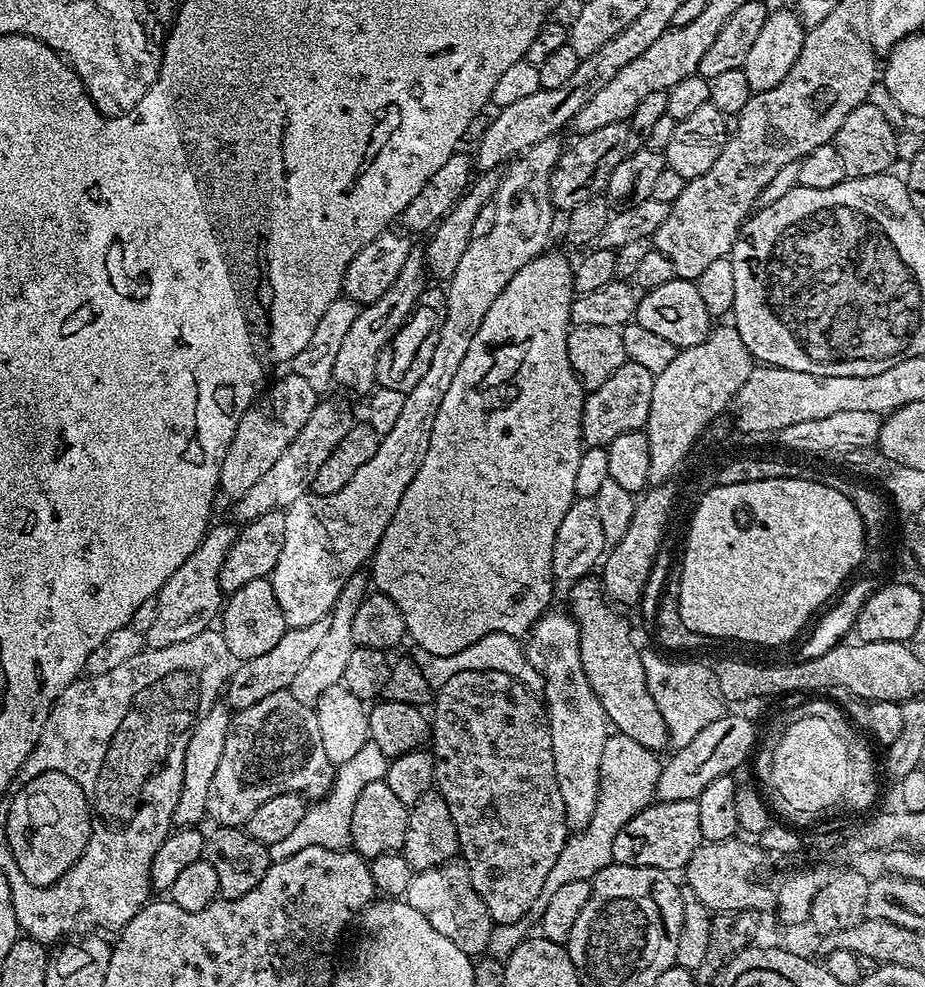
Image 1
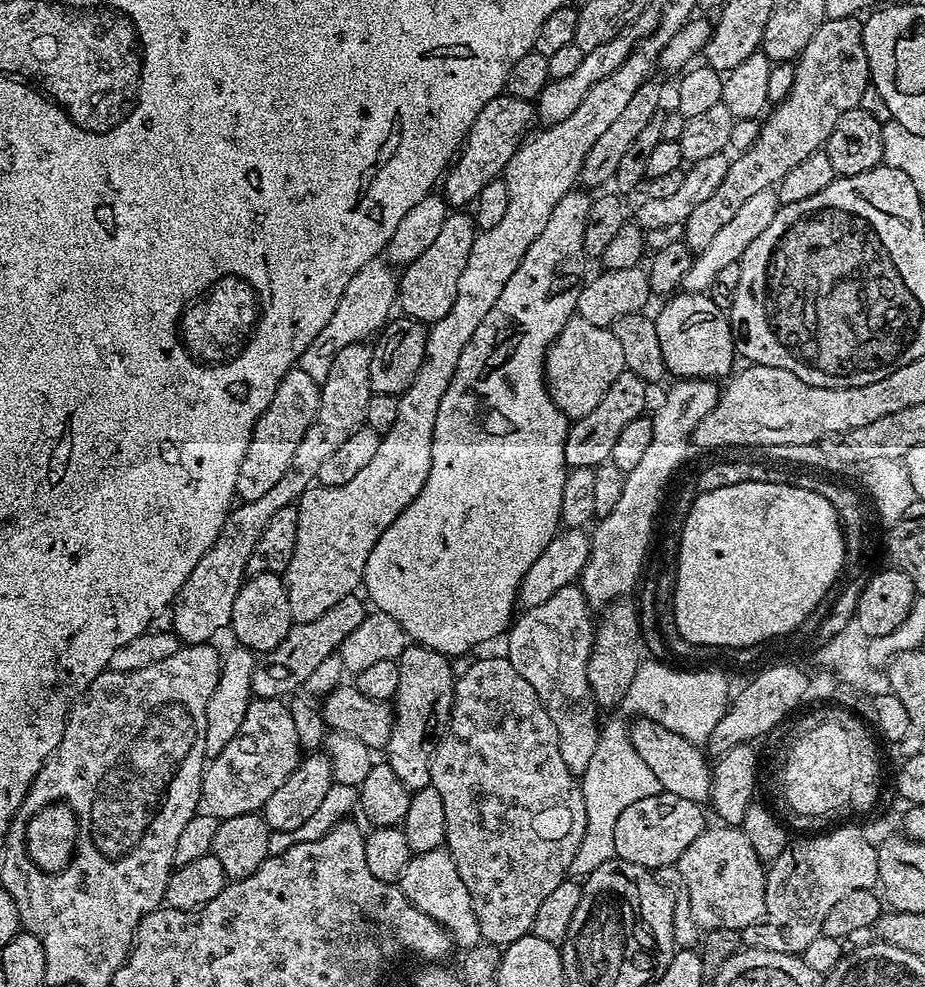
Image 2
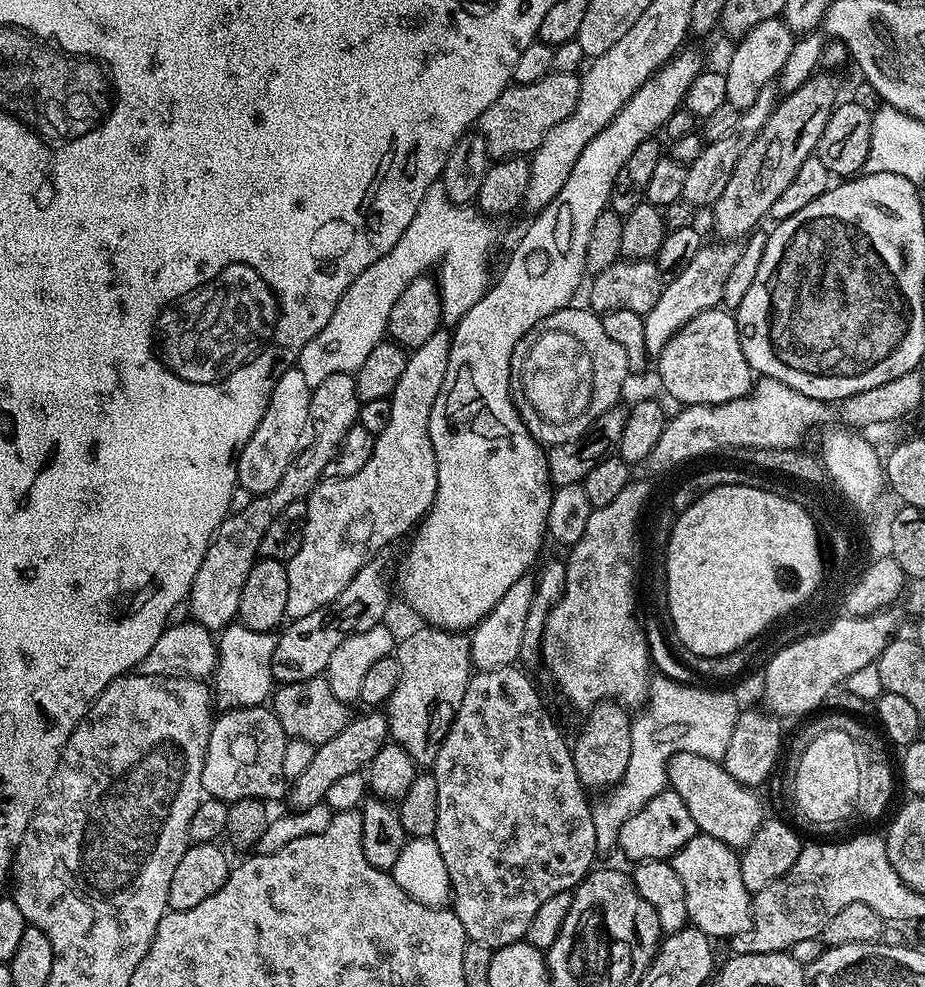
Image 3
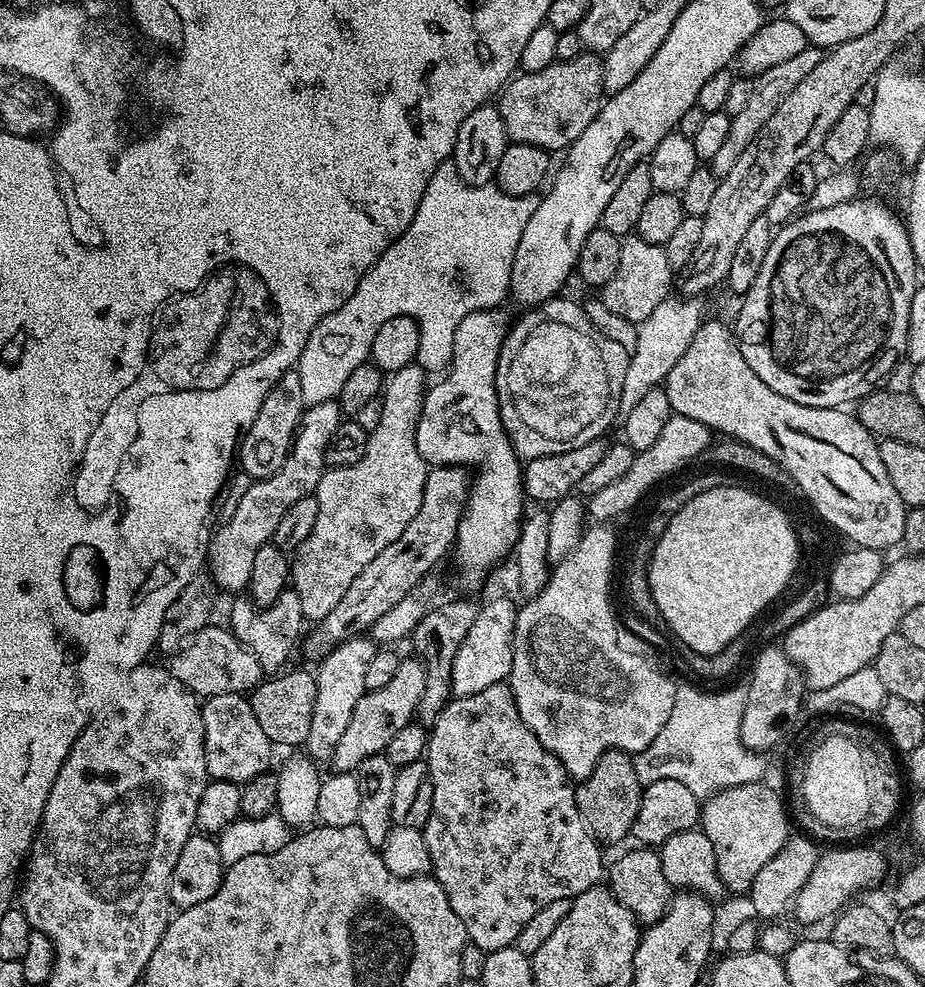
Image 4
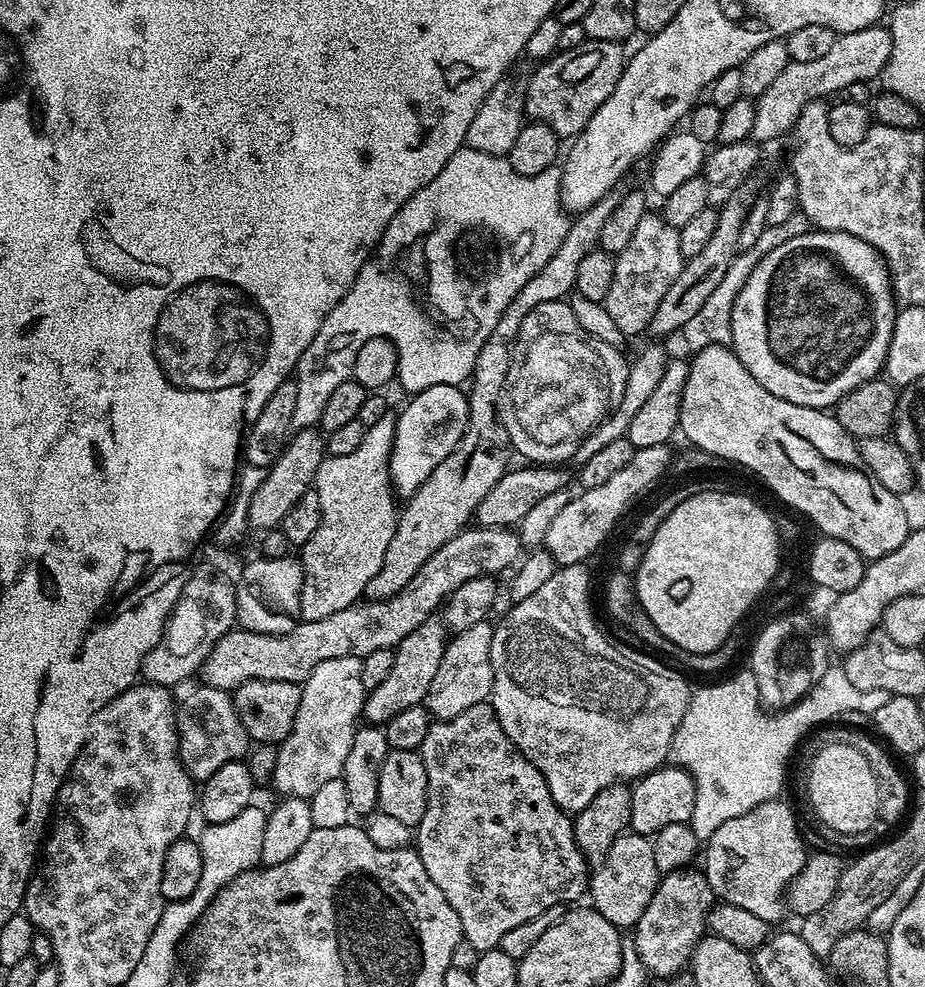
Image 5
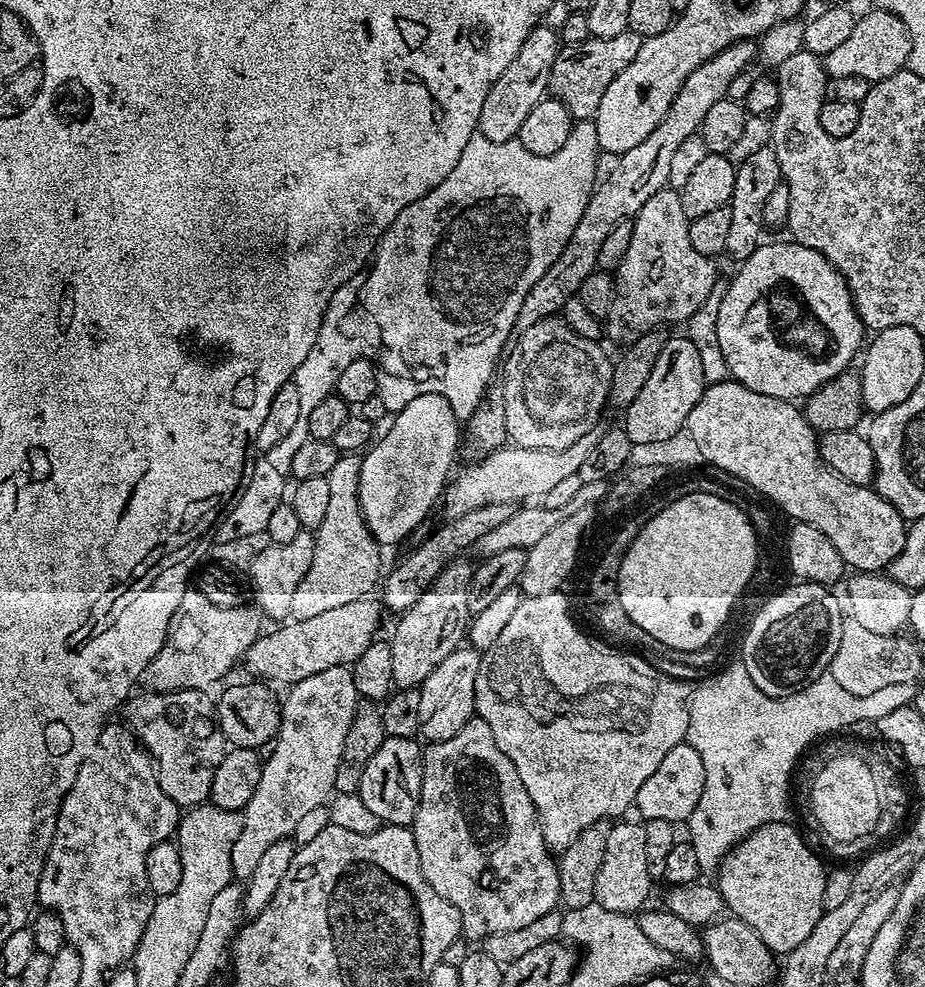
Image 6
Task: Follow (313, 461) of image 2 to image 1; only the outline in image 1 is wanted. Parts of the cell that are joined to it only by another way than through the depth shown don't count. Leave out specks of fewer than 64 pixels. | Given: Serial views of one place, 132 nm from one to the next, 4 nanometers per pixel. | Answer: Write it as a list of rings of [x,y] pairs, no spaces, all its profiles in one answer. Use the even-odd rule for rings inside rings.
[[[413,250],[410,258],[406,258],[406,266],[402,266],[397,280],[390,285],[390,290],[378,298],[378,302],[366,304],[360,308],[358,318],[350,325],[346,338],[342,338],[342,346],[338,350],[338,358],[334,358],[333,381],[337,385],[349,388],[352,392],[368,394],[377,387],[376,367],[378,354],[398,334],[398,330],[408,320],[408,315],[416,309],[416,303],[425,288],[429,287],[430,277],[426,267],[426,260],[419,251]],[[213,523],[200,543],[200,548],[194,550],[194,554],[190,554],[190,558],[186,558],[186,562],[182,562],[182,566],[170,574],[170,578],[166,578],[154,597],[157,612],[152,616],[148,630],[143,633],[148,648],[165,648],[174,646],[174,642],[186,642],[186,638],[207,632],[217,623],[226,599],[225,593],[220,591],[218,574],[238,535],[237,525],[232,524]]]

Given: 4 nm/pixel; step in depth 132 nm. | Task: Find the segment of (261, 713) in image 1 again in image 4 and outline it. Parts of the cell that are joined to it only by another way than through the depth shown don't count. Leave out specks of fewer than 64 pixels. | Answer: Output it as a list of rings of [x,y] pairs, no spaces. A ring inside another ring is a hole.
[[[231,692],[209,696],[203,701],[200,713],[202,722],[208,722],[204,728],[204,736],[210,740],[220,740],[220,756],[226,756],[226,782],[244,785],[250,778],[258,778],[258,774],[269,771],[272,765],[274,745],[266,738],[262,726],[258,726],[258,718],[254,718],[252,701],[247,695]]]

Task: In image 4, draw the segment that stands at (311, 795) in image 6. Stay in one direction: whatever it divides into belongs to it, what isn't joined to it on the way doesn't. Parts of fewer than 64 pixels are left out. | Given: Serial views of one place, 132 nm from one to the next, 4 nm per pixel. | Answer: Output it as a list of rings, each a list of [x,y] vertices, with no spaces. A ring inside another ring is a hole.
[[[363,635],[353,636],[350,640],[343,640],[334,651],[319,661],[320,672],[315,673],[314,714],[310,720],[306,741],[307,755],[314,761],[331,761],[338,746],[338,738],[342,738],[354,714],[354,706],[358,706],[358,698],[362,698],[362,694],[366,691],[366,669],[377,650],[377,645],[371,639]]]

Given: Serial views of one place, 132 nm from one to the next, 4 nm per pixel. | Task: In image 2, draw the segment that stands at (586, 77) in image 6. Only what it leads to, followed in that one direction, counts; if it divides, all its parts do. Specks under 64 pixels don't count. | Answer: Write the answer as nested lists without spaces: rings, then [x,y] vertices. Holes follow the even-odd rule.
[[[501,94],[490,98],[490,102],[482,106],[478,118],[474,118],[474,126],[470,126],[462,151],[455,157],[442,180],[442,195],[447,200],[449,209],[467,209],[478,198],[478,194],[482,194],[482,186],[503,173],[510,158],[514,158],[520,145],[533,131],[532,124],[534,125],[533,101]]]

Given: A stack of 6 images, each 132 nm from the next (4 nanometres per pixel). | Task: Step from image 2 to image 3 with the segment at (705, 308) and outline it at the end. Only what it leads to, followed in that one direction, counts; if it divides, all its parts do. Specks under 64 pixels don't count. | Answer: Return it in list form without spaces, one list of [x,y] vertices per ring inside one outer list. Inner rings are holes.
[[[717,306],[698,314],[666,342],[666,346],[655,357],[654,368],[660,375],[660,384],[677,400],[677,405],[690,404],[725,404],[747,396],[752,391],[754,373],[746,362],[746,354],[742,354],[740,331],[736,328],[736,318],[731,311]]]

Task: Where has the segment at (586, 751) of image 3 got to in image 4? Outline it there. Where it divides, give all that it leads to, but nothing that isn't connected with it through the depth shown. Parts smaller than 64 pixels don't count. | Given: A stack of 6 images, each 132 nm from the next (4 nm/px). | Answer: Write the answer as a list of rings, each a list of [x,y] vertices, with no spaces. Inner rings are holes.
[[[611,748],[602,754],[602,758],[598,758],[598,766],[594,766],[592,773],[575,785],[578,810],[601,845],[629,839],[644,793],[640,776],[641,769],[636,767],[635,759],[629,753]]]

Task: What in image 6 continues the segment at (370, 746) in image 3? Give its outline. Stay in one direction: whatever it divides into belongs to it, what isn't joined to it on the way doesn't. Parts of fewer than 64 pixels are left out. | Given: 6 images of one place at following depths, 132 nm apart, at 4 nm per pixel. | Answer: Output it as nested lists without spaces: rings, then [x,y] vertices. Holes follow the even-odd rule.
[[[464,558],[453,560],[442,570],[439,578],[424,591],[422,598],[418,598],[418,602],[414,602],[414,606],[406,609],[397,619],[400,621],[397,622],[392,636],[390,635],[390,643],[394,650],[394,685],[397,689],[419,688],[426,678],[430,678],[434,666],[438,666],[438,662],[442,662],[446,658],[446,654],[450,654],[465,643],[470,623],[468,591],[472,581],[472,569],[473,565],[467,564]]]

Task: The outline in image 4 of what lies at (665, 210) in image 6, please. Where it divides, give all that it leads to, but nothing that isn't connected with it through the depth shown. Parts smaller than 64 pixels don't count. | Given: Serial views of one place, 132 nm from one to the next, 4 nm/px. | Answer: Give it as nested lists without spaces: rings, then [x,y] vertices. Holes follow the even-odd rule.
[[[635,234],[627,237],[621,243],[620,257],[618,258],[618,270],[614,270],[614,278],[610,278],[610,282],[606,282],[602,291],[599,293],[598,299],[609,308],[614,314],[626,318],[630,323],[640,325],[646,318],[650,318],[650,314],[654,314],[654,310],[658,310],[658,306],[662,301],[669,299],[671,290],[674,288],[674,280],[672,284],[672,276],[674,270],[670,266],[670,262],[666,262],[666,254],[663,247],[659,244],[651,244],[646,242],[641,236]]]

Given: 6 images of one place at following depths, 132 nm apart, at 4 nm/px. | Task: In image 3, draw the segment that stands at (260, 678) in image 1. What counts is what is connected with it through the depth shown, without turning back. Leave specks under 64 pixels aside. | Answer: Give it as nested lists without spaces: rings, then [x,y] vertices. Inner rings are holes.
[[[384,554],[375,556],[369,564],[362,566],[362,570],[358,570],[358,574],[354,574],[354,582],[350,582],[350,586],[346,586],[334,602],[322,606],[322,610],[314,610],[314,614],[306,614],[306,618],[291,621],[277,635],[272,659],[273,681],[293,684],[321,675],[327,669],[330,654],[338,650],[343,640],[350,638],[350,634],[362,634],[362,630],[370,630],[385,619],[384,615],[388,612],[388,579],[394,576],[393,569],[392,572],[388,569],[386,557]]]

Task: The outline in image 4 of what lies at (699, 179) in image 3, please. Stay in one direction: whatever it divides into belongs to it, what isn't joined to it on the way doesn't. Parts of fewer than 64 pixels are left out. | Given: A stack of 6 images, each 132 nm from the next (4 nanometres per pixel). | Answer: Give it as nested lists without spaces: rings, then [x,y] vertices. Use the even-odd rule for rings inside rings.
[[[810,46],[806,50],[802,50],[802,54],[766,70],[759,76],[758,83],[750,94],[750,99],[746,101],[746,107],[737,116],[732,117],[730,135],[726,138],[726,143],[718,149],[718,154],[714,154],[714,158],[710,161],[710,167],[717,177],[724,176],[732,169],[734,162],[738,162],[738,158],[742,158],[742,150],[746,150],[746,146],[750,146],[750,142],[754,142],[758,138],[762,126],[766,126],[766,122],[770,122],[770,114],[774,114],[774,110],[778,110],[778,106],[782,106],[782,98],[786,98],[818,66],[821,57],[821,49]]]

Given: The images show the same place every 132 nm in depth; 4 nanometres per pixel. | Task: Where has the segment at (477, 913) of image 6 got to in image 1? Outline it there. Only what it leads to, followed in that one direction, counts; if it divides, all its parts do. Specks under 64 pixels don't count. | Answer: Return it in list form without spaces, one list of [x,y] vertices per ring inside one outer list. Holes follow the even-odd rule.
[[[462,670],[446,678],[430,711],[430,751],[436,760],[434,788],[450,806],[450,818],[458,830],[459,855],[470,870],[478,898],[490,910],[493,925],[523,921],[527,912],[537,907],[546,874],[570,840],[566,806],[554,774],[548,714],[545,705],[520,684],[517,677],[498,670]]]

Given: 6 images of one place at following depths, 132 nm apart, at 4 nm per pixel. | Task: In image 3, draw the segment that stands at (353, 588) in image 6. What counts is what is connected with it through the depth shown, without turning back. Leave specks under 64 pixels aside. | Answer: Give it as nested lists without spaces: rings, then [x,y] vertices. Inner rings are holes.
[[[441,330],[427,342],[422,342],[422,346],[408,352],[406,370],[402,370],[402,378],[398,378],[398,386],[394,386],[390,397],[390,423],[382,434],[376,436],[370,462],[366,462],[366,466],[350,478],[321,479],[316,489],[306,497],[306,530],[302,534],[302,546],[298,546],[298,554],[294,554],[294,558],[286,561],[290,582],[290,594],[286,597],[289,621],[306,618],[306,614],[314,614],[314,610],[322,610],[322,606],[334,602],[334,598],[338,598],[338,594],[354,582],[354,574],[358,574],[362,566],[381,555],[384,547],[394,543],[399,536],[407,537],[432,509],[438,490],[438,466],[434,446],[430,442],[428,419],[434,398],[438,398],[438,390],[442,390],[442,382],[446,378],[451,345],[451,335]]]

